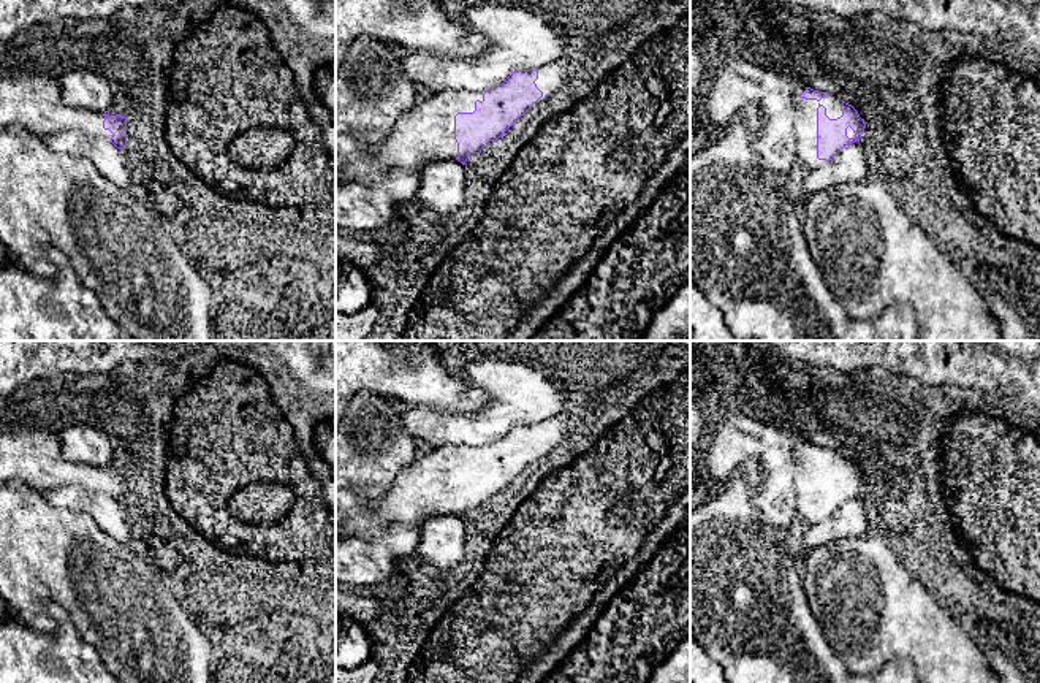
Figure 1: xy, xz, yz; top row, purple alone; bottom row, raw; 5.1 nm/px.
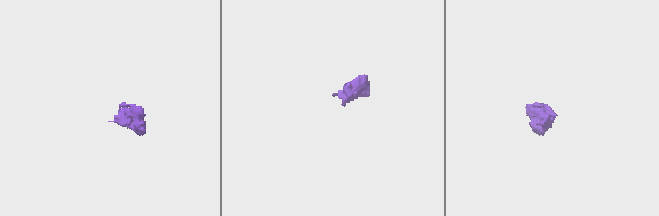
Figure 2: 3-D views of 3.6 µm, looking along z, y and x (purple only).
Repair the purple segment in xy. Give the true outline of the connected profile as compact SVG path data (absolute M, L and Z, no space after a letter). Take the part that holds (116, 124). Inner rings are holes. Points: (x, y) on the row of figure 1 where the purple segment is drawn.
M28 73L24 76L0 76L0 128L19 125L38 136L81 132L111 141L117 149L127 149L127 117L114 109L92 111L71 108L62 101L62 87L57 76Z

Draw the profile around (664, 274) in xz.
M690 133L640 187L640 195L592 241L505 341L640 341L654 315L690 280Z

